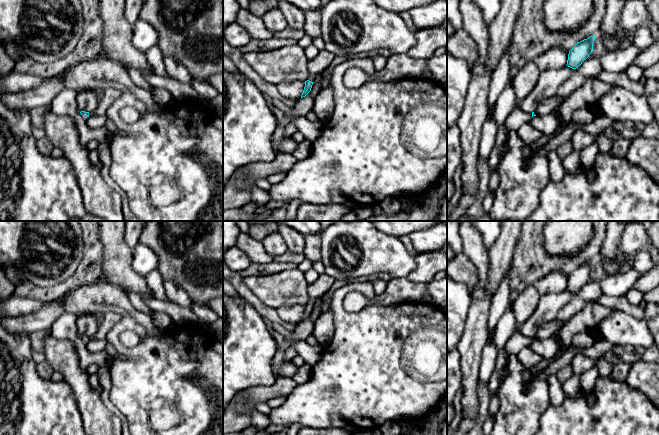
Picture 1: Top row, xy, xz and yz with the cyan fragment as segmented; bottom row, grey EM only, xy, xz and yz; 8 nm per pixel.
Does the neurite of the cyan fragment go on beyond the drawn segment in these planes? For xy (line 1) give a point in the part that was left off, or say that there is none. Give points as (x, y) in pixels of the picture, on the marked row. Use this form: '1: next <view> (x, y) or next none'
1: next none

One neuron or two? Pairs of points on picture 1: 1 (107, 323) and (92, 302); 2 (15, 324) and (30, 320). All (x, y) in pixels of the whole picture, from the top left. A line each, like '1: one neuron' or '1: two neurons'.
1: two neurons
2: one neuron

